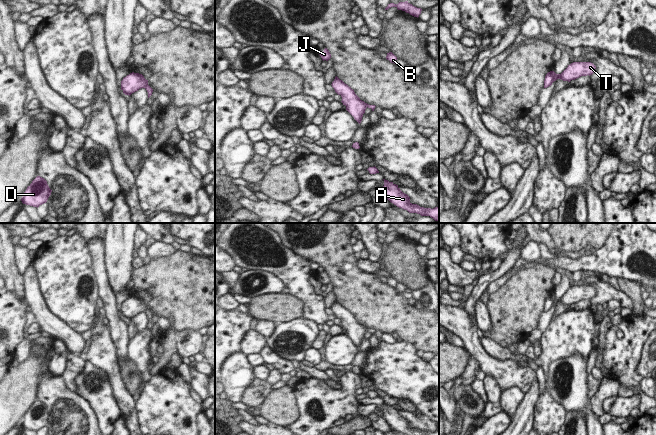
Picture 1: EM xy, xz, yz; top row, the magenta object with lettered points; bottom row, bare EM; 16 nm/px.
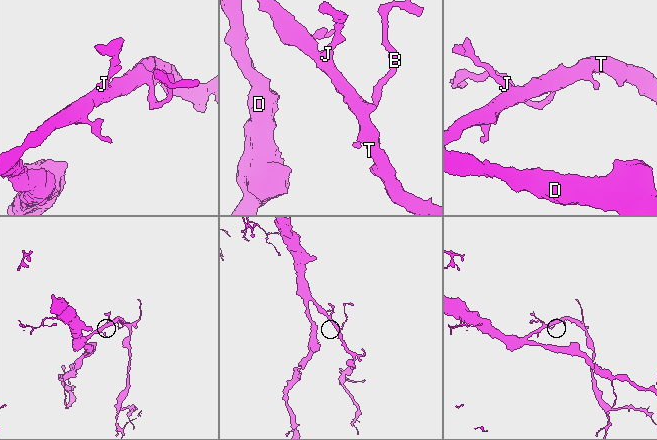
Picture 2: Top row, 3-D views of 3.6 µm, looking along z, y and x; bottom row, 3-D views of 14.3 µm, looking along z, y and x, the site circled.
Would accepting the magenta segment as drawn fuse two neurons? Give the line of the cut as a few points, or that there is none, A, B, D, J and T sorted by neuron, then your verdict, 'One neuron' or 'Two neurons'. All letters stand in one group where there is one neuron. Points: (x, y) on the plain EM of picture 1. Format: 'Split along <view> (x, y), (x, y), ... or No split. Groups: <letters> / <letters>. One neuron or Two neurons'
No split. Groups: A B D J T. One neuron.

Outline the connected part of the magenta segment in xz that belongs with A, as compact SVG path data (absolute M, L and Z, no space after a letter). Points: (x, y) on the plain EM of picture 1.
M384 404L383 415L387 423L396 429L399 432L402 432L407 435L439 435L439 431L431 432L424 432L420 431L417 428L412 428L410 426L410 421L403 417L398 409L394 408L393 406L389 406L388 404Z

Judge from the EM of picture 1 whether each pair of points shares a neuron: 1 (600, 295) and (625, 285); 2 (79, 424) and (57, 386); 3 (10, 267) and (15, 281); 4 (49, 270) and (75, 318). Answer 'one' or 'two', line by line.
1: two
2: one
3: one
4: one

